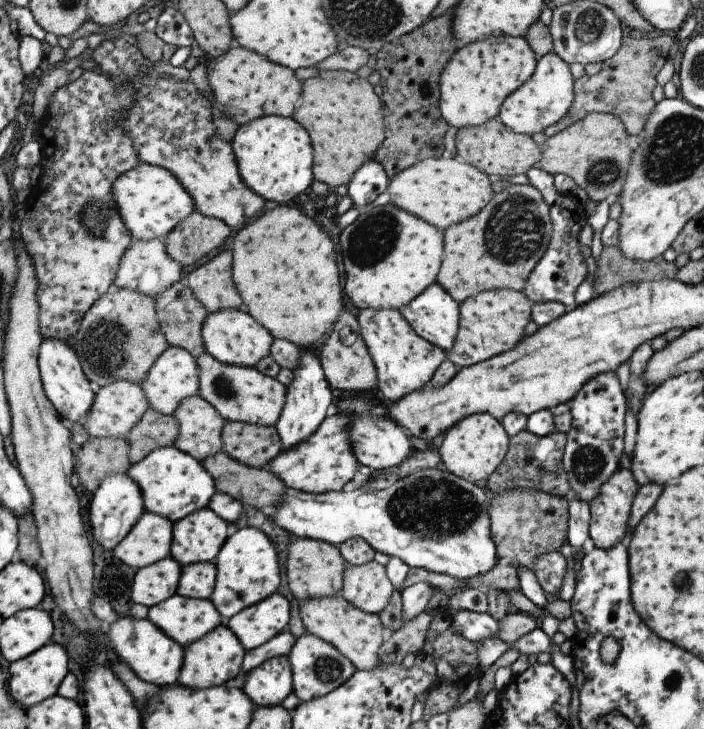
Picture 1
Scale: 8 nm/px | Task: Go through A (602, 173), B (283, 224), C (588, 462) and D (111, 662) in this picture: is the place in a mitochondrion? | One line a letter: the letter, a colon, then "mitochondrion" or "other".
A: mitochondrion
B: other
C: mitochondrion
D: other

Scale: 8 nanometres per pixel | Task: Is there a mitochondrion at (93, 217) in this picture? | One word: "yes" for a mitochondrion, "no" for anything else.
yes

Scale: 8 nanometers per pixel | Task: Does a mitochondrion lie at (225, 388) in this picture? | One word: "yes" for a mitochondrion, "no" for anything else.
yes

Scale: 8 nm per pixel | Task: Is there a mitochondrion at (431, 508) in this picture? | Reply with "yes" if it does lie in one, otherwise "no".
yes

